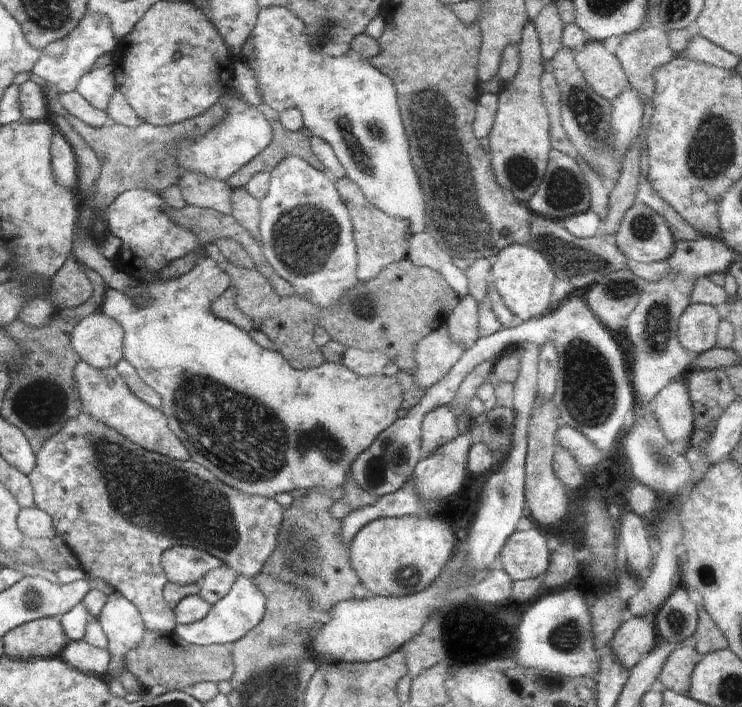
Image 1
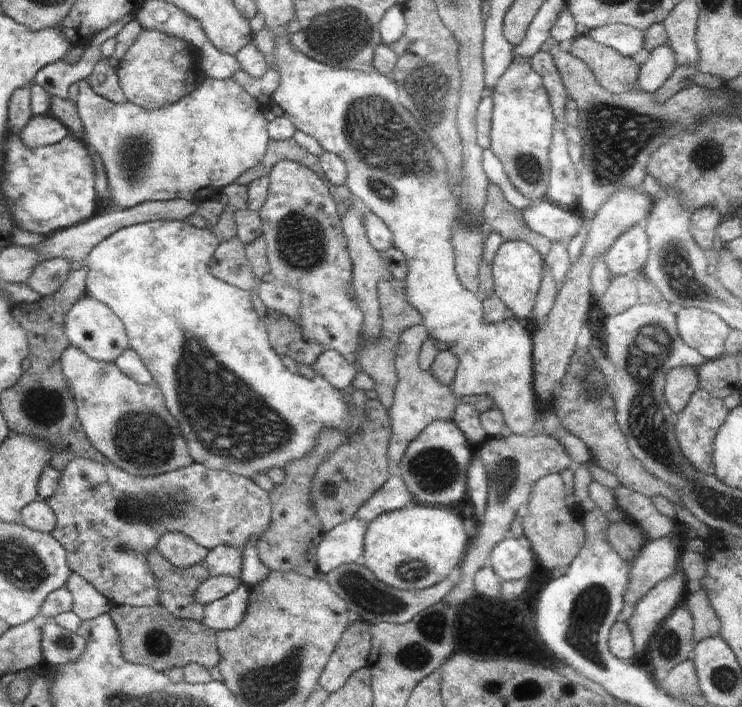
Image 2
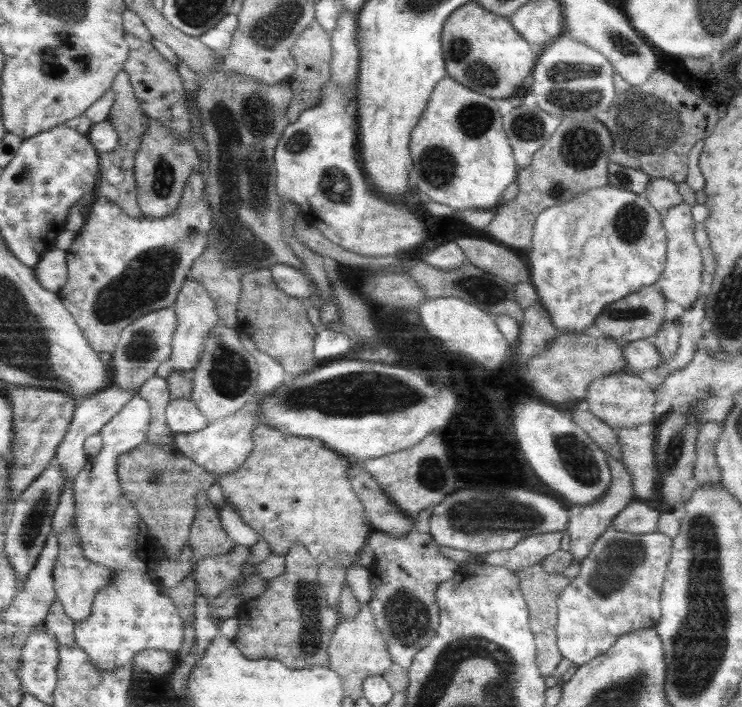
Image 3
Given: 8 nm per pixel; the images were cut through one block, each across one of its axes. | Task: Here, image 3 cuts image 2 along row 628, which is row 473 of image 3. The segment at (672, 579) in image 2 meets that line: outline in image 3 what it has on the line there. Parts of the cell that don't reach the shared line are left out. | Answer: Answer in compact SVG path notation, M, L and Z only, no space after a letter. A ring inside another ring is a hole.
M636 427L615 429L621 448L621 461L626 470L631 474L633 489L637 500L646 500L649 504L656 507L658 488L656 483L659 481L657 476L657 466L655 465L655 437L652 435L640 434Z

